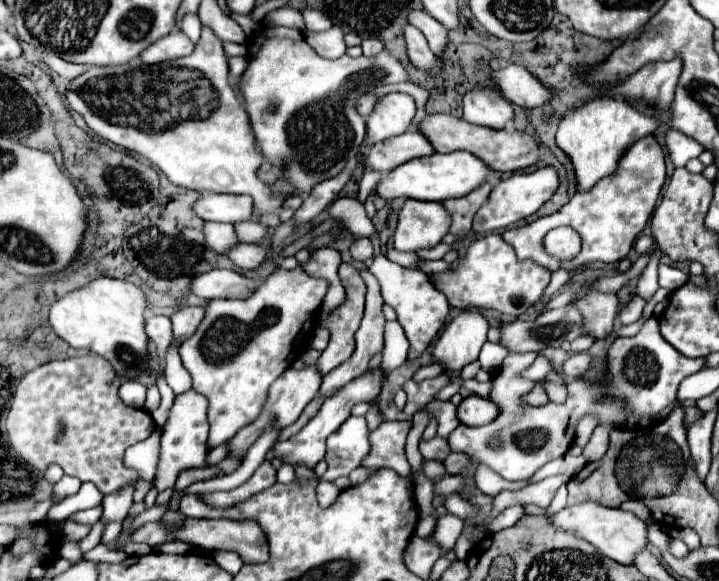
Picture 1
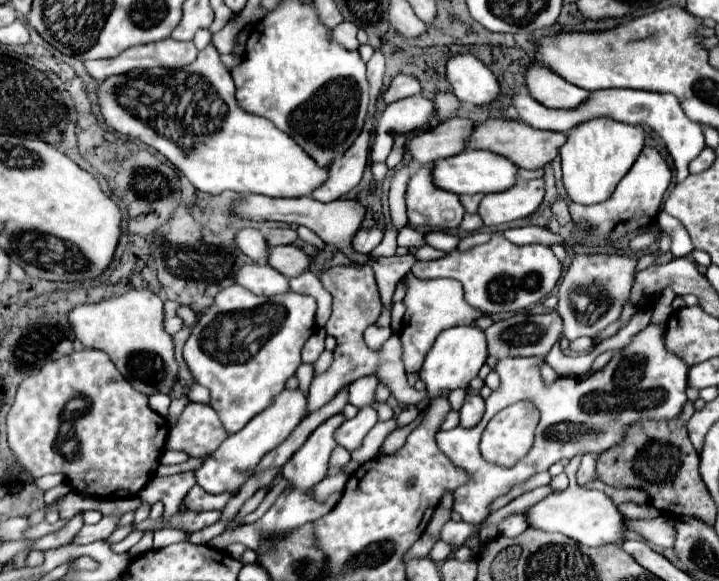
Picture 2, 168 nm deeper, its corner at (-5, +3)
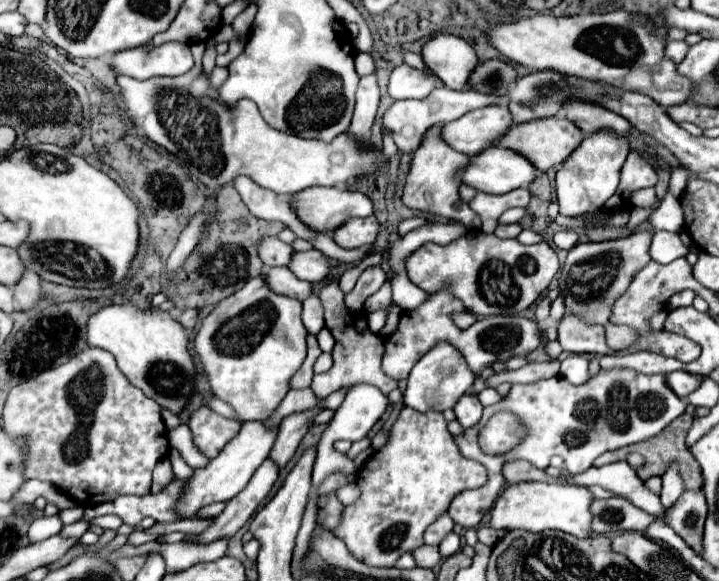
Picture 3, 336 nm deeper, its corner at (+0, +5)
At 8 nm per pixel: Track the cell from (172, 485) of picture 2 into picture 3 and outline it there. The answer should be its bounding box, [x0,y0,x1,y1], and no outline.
[169,448,193,481]

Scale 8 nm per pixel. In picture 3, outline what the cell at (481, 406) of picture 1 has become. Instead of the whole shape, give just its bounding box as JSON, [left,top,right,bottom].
[455,394,481,428]

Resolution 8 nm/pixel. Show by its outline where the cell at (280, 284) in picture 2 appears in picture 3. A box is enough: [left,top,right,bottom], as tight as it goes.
[263,266,311,300]

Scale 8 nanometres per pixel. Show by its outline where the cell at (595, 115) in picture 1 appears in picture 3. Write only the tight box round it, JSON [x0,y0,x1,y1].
[557,128,631,216]

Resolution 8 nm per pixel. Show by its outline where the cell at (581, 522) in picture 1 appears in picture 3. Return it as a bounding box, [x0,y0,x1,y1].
[491,482,593,538]

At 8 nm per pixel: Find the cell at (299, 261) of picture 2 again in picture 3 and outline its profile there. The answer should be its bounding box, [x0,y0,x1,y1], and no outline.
[287,250,329,282]

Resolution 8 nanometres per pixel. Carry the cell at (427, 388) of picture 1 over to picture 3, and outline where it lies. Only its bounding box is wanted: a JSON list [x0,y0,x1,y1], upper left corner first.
[485,360,559,386]

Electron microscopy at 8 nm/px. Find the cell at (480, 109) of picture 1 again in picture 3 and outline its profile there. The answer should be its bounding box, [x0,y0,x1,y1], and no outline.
[421,34,479,90]

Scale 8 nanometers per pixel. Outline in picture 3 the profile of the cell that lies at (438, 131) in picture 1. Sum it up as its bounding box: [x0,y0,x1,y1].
[495,118,583,172]

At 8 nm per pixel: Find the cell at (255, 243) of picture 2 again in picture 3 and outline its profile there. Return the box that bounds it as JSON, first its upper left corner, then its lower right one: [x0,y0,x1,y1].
[257,236,293,266]

